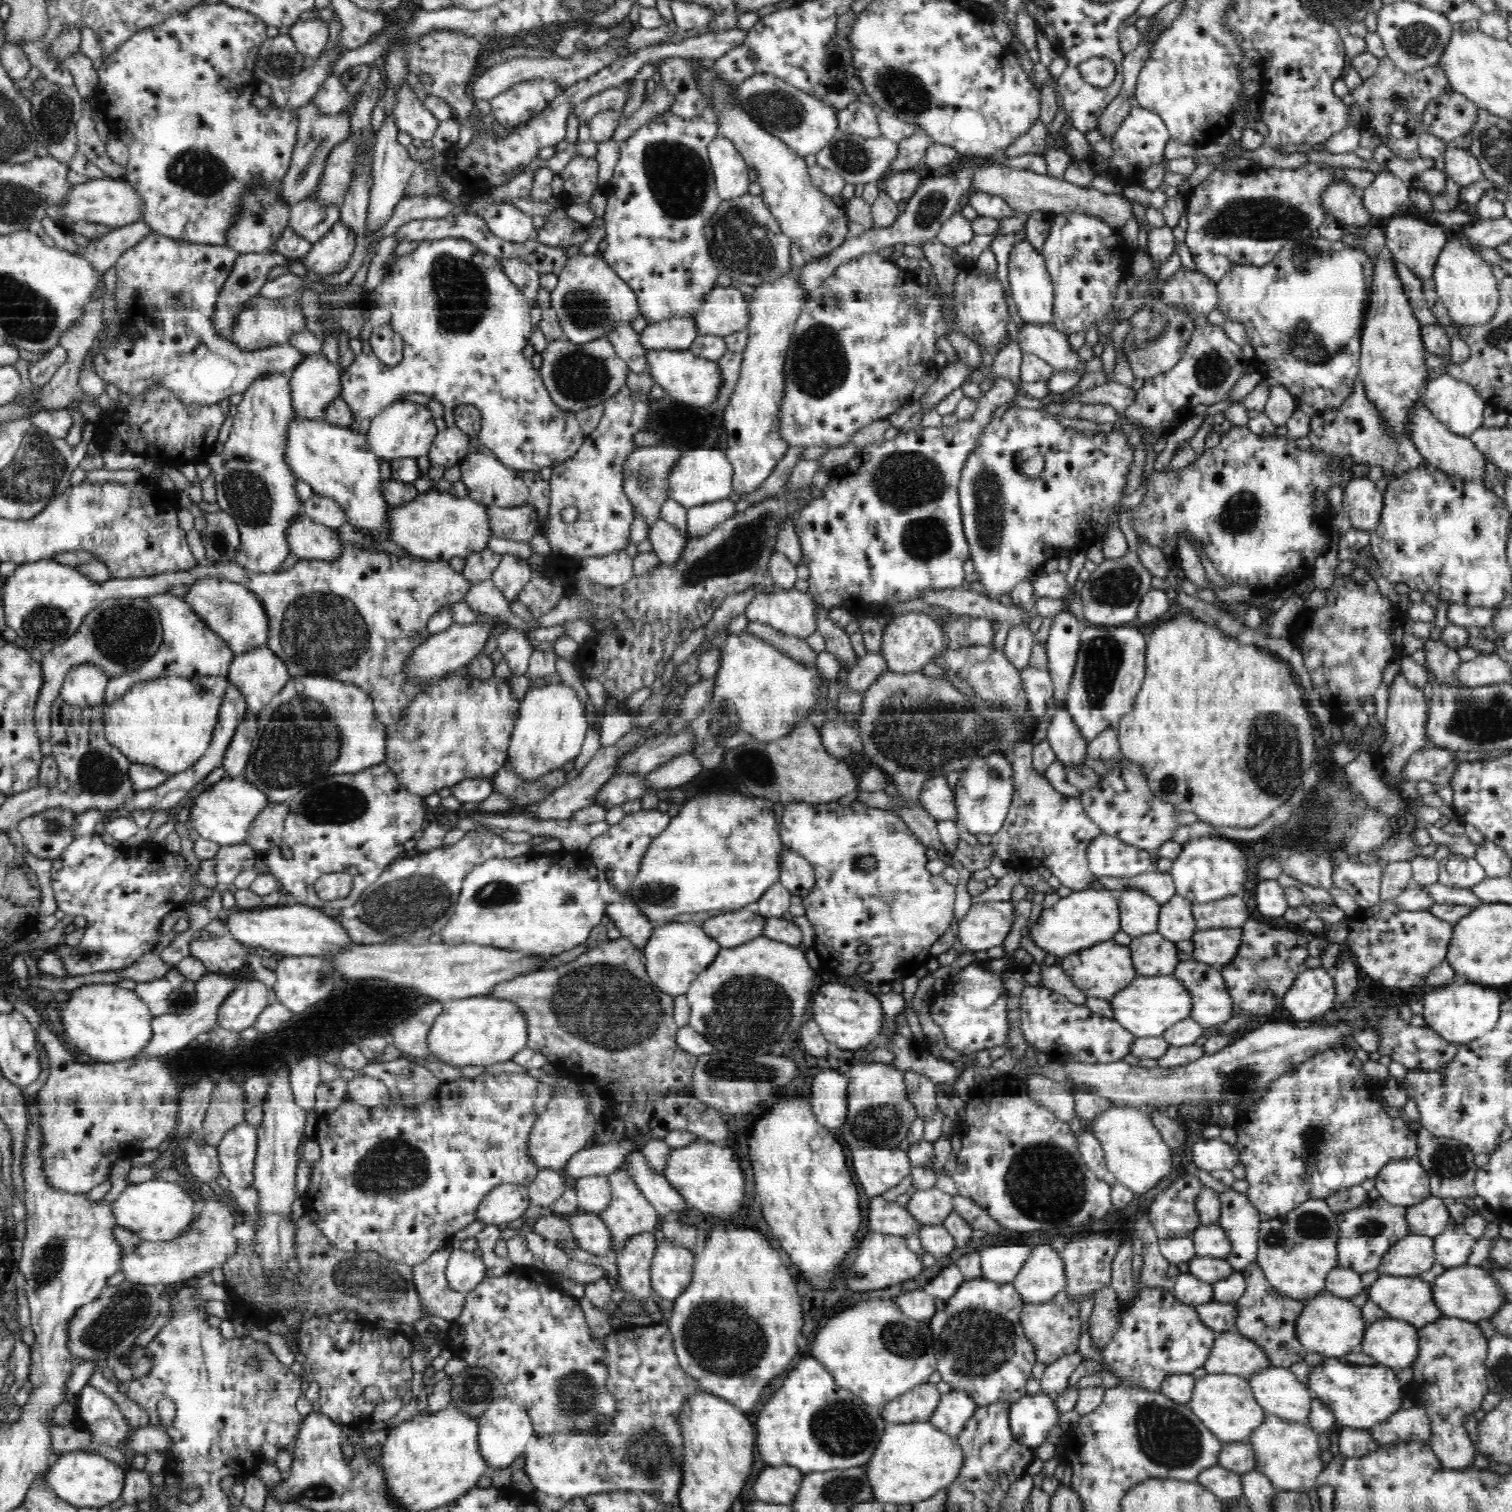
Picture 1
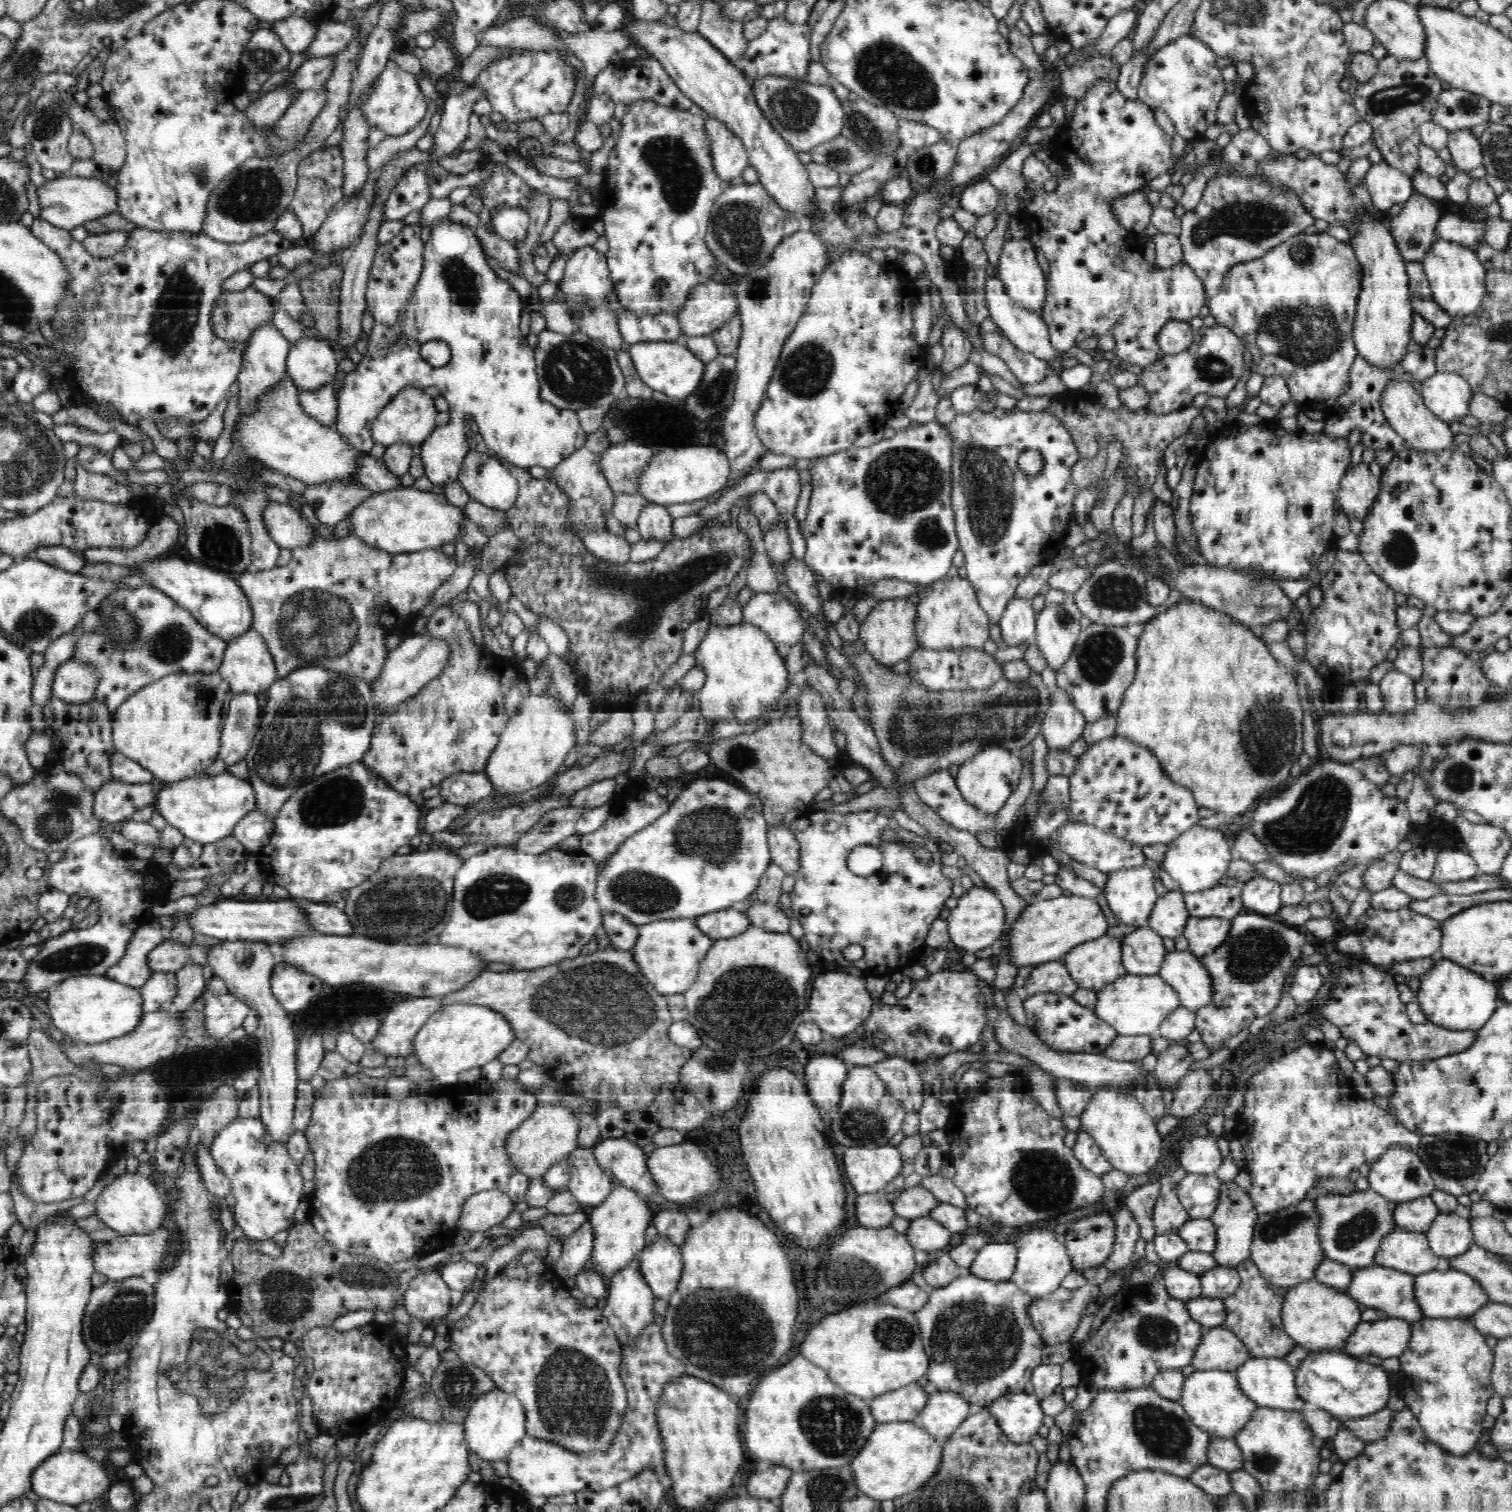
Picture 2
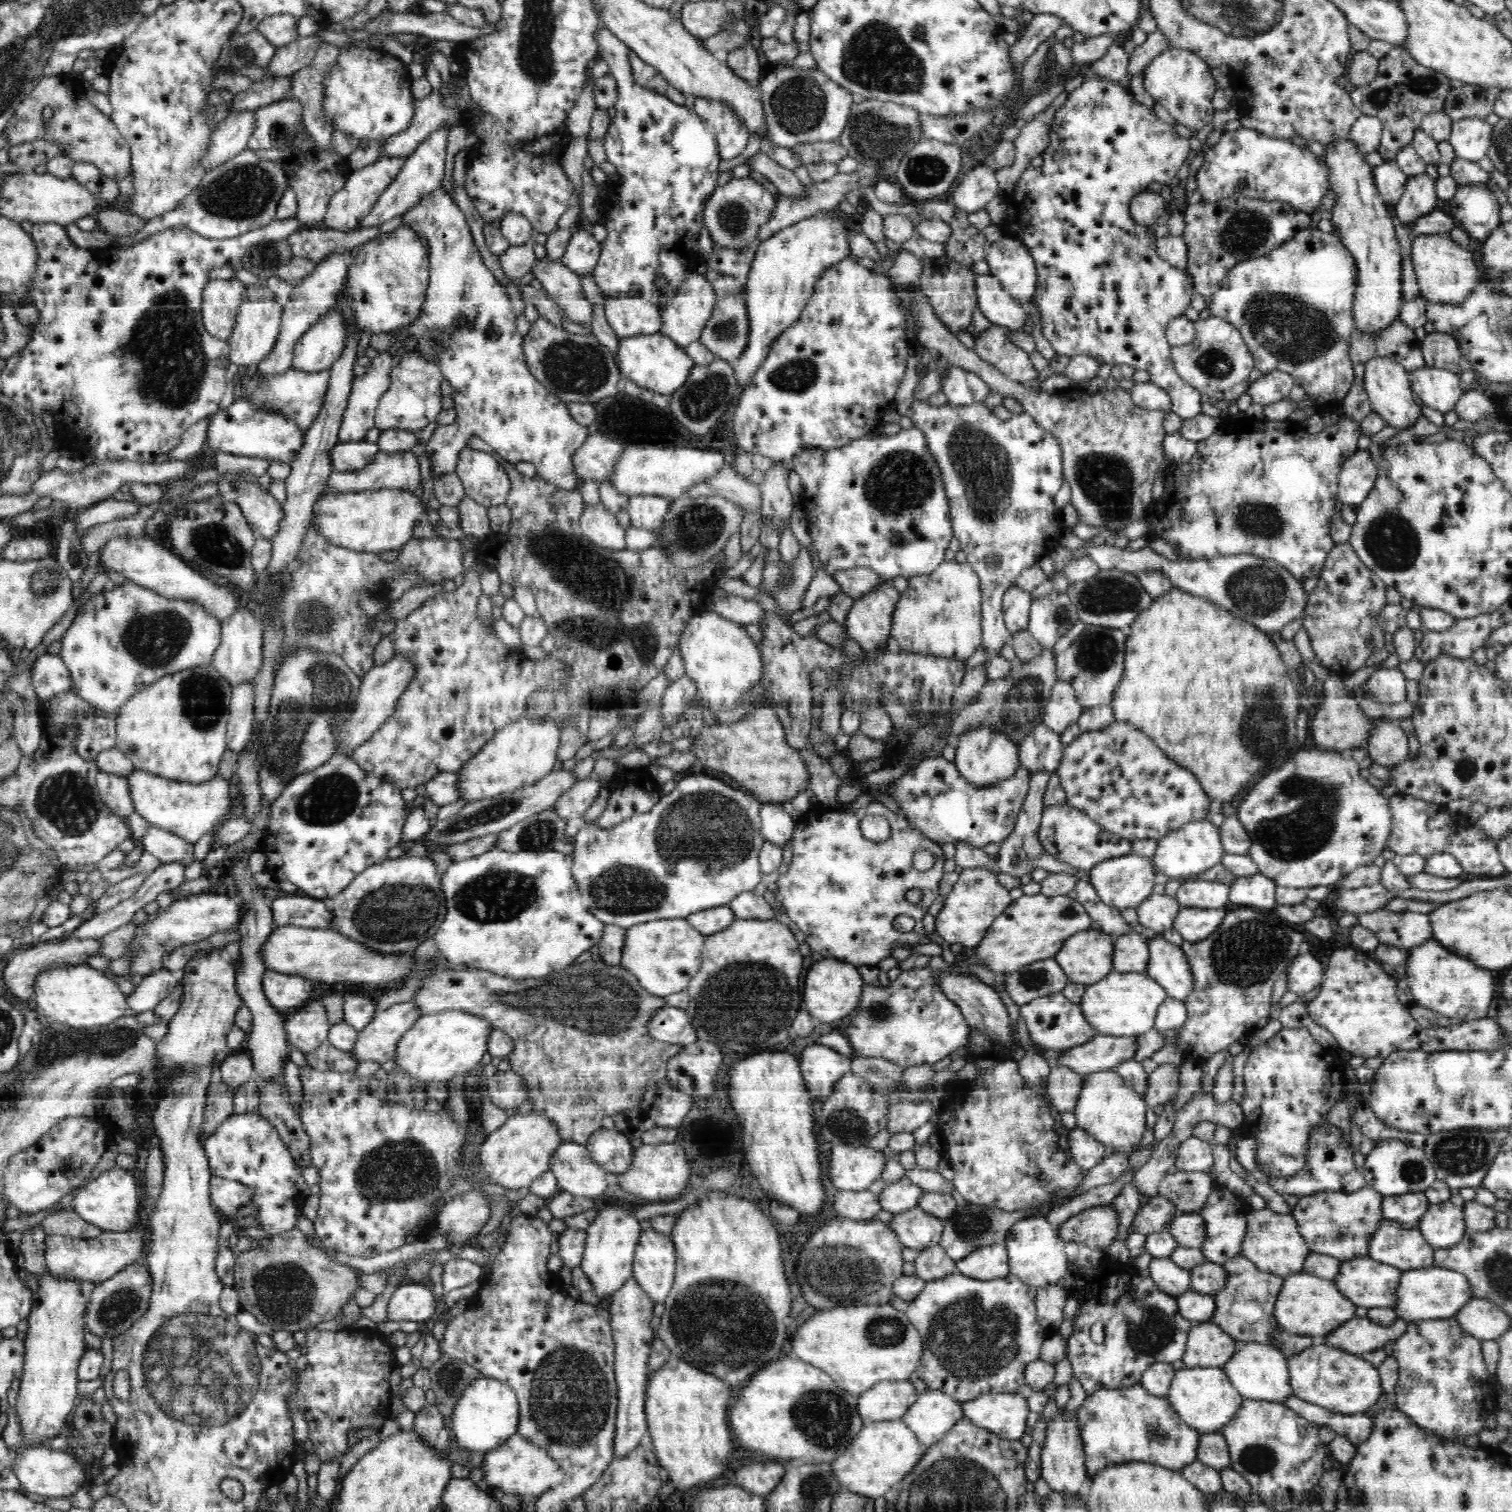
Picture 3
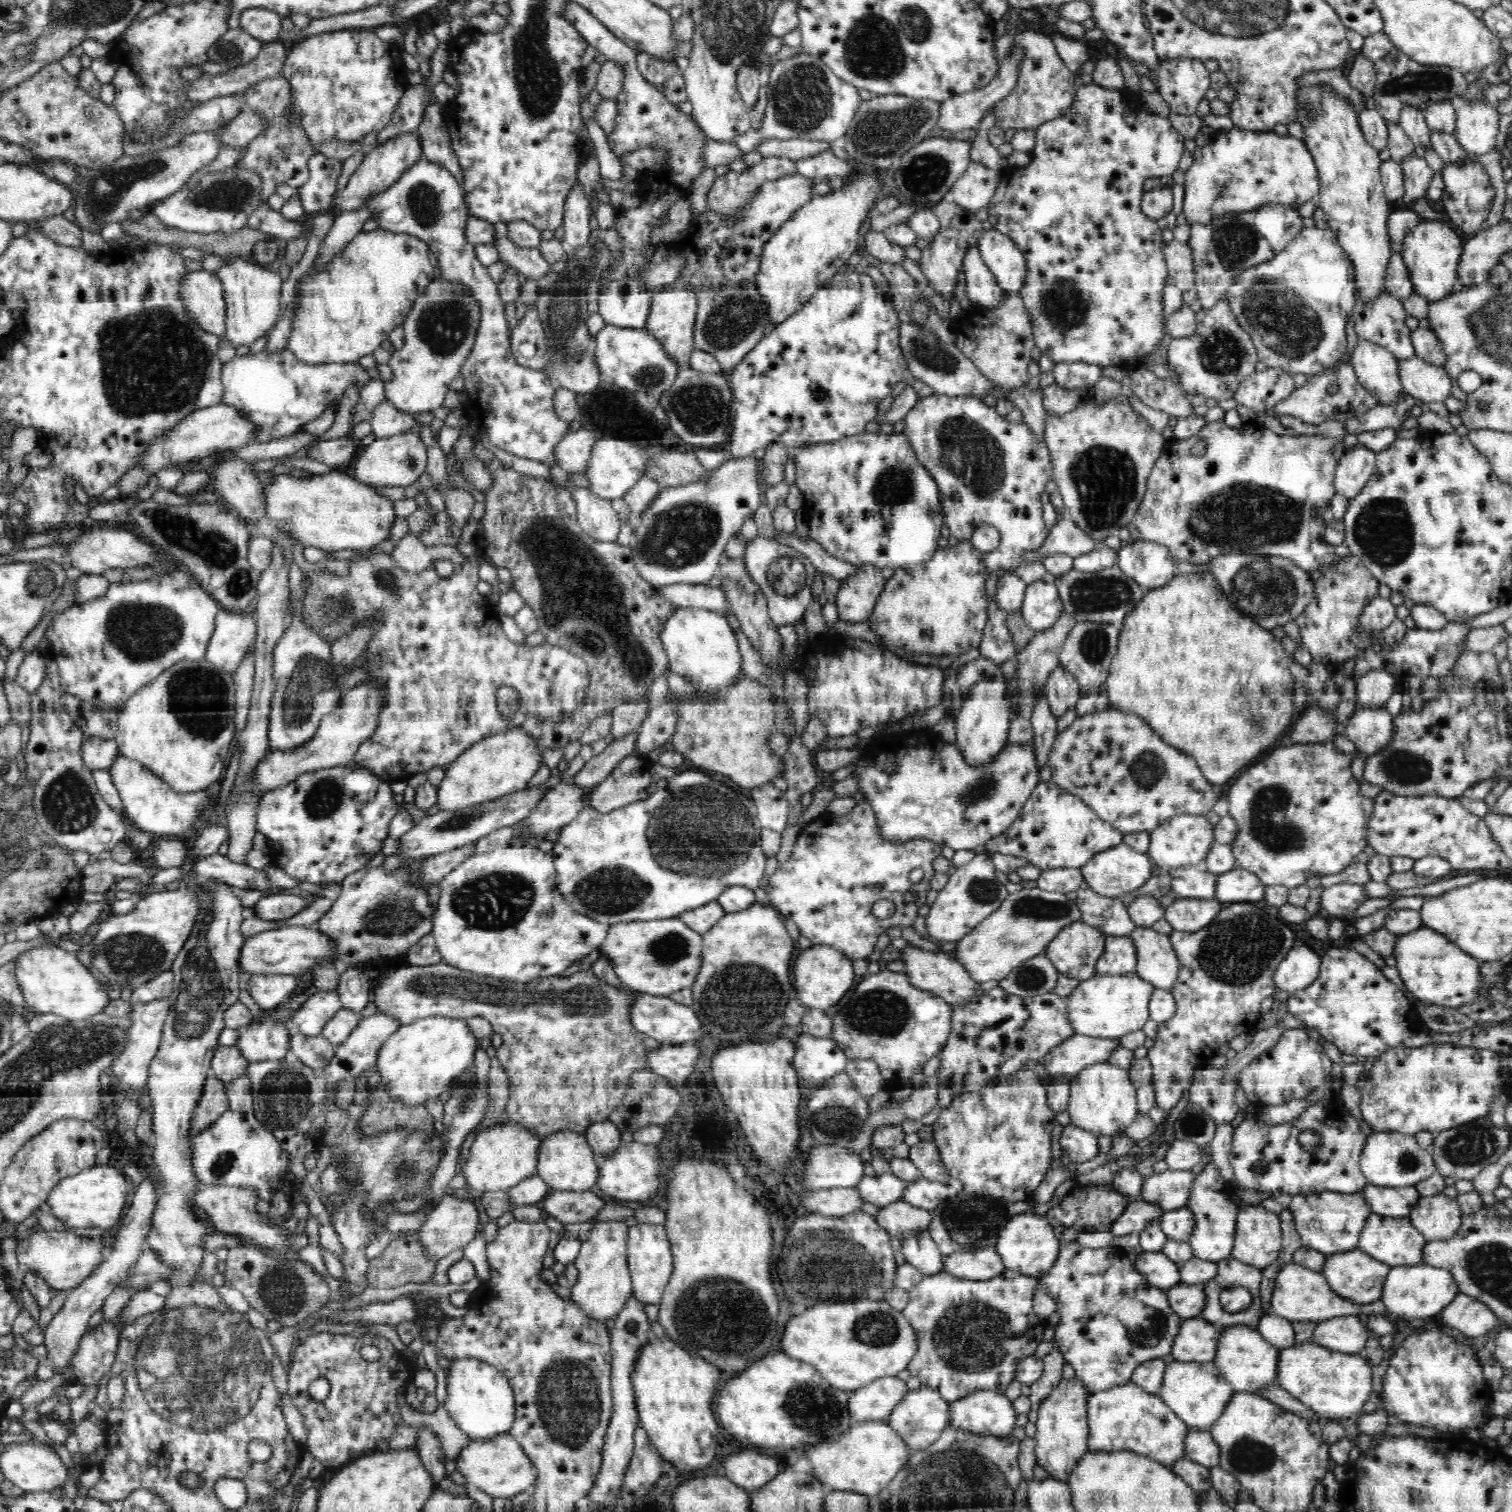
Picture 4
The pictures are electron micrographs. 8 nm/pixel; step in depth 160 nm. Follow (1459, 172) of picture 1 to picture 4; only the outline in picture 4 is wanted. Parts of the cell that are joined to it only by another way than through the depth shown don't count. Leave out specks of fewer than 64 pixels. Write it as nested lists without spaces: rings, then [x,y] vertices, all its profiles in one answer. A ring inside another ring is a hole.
[[[1468,101],[1456,109],[1454,135],[1472,156],[1481,156],[1495,147],[1500,113],[1486,101]]]

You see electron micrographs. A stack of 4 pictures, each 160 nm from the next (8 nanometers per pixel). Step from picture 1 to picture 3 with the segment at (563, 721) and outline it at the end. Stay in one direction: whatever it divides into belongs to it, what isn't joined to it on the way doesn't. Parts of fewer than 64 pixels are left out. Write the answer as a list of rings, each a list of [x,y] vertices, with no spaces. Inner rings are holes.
[[[519,717],[503,730],[496,732],[481,752],[458,771],[459,799],[472,802],[539,783],[544,776],[553,772],[560,740],[560,728],[556,730],[552,722],[534,722],[532,718]]]

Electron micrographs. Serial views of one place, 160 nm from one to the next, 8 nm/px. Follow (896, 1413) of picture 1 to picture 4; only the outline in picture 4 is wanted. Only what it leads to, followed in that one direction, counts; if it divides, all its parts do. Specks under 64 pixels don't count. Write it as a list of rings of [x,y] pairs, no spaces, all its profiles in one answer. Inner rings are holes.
[[[885,1376],[865,1384],[852,1391],[848,1401],[852,1420],[856,1420],[854,1423],[888,1420],[908,1391],[906,1381],[897,1376]]]

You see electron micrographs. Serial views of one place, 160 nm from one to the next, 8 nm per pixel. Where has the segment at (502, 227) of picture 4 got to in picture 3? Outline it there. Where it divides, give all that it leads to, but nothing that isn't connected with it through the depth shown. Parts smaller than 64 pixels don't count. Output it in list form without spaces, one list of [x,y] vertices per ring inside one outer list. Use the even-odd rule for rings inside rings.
[[[536,259],[532,274],[542,283],[547,297],[559,304],[566,317],[579,324],[590,324],[594,305],[586,300],[580,277],[560,261]]]

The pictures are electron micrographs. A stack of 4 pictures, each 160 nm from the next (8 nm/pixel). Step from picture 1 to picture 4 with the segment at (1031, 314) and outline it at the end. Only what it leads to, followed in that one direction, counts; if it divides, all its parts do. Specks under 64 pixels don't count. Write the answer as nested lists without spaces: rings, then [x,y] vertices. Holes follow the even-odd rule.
[[[996,230],[983,231],[978,241],[982,261],[1005,291],[1018,295],[1028,272],[1027,258],[1008,236]]]

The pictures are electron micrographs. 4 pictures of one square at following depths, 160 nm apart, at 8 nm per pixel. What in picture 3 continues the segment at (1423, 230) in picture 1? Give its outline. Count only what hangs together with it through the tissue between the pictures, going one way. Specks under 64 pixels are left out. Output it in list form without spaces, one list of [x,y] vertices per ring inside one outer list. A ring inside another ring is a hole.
[[[1427,173],[1409,176],[1404,194],[1395,204],[1396,217],[1407,229],[1412,229],[1424,215],[1436,208],[1436,179]]]

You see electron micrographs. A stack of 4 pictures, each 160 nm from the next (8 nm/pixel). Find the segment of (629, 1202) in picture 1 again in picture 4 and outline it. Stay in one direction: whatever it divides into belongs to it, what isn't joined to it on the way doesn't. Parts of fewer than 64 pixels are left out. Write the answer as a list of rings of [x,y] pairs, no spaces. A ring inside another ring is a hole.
[[[624,1221],[598,1222],[589,1230],[588,1238],[581,1245],[580,1253],[575,1261],[578,1278],[571,1288],[570,1300],[582,1305],[589,1316],[605,1323],[617,1318],[624,1308],[625,1301],[633,1294],[632,1279],[628,1268],[627,1238],[628,1231]]]

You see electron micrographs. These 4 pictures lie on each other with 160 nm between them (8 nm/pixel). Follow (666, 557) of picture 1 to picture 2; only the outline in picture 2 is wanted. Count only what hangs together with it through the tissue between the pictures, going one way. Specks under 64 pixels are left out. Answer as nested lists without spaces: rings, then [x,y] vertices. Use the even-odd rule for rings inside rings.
[[[655,503],[646,504],[637,520],[642,539],[656,539],[664,541],[664,544],[674,540],[671,536],[672,523],[673,518],[669,511],[663,505]]]

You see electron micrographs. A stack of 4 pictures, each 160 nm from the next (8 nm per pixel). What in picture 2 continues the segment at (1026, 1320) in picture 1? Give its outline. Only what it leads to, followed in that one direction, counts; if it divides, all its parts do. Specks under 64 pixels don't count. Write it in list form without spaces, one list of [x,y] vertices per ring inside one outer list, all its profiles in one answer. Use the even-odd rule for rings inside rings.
[[[1088,1282],[1086,1285],[1070,1290],[1064,1287],[1057,1288],[1050,1295],[1043,1298],[1034,1298],[1032,1304],[1028,1306],[1030,1317],[1037,1332],[1042,1337],[1045,1345],[1055,1345],[1066,1341],[1071,1341],[1072,1334],[1078,1329],[1079,1322],[1085,1314],[1086,1307],[1090,1302],[1096,1302],[1099,1287]]]

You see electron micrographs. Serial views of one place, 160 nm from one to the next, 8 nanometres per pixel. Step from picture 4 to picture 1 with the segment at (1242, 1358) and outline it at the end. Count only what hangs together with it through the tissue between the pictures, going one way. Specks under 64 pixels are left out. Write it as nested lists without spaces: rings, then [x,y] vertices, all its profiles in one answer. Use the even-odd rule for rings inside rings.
[[[1270,1366],[1248,1378],[1259,1405],[1288,1423],[1308,1422],[1314,1395],[1289,1368]]]

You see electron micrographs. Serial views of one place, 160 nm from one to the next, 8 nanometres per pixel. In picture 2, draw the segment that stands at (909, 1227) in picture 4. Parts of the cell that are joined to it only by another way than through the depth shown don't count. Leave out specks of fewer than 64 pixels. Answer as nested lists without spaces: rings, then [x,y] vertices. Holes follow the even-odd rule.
[[[914,1218],[910,1221],[910,1228],[905,1233],[912,1249],[932,1253],[944,1250],[952,1240],[952,1232],[947,1230],[940,1222],[928,1218]]]

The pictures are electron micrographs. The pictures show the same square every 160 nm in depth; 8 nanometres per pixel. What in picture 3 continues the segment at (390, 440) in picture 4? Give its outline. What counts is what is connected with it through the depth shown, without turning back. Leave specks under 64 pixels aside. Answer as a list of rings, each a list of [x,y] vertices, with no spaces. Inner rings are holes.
[[[407,450],[397,453],[378,451],[374,458],[360,470],[354,472],[332,471],[329,474],[326,488],[322,493],[347,493],[362,491],[377,491],[381,488],[396,488],[402,491],[414,491],[422,480],[420,464],[414,452]]]

